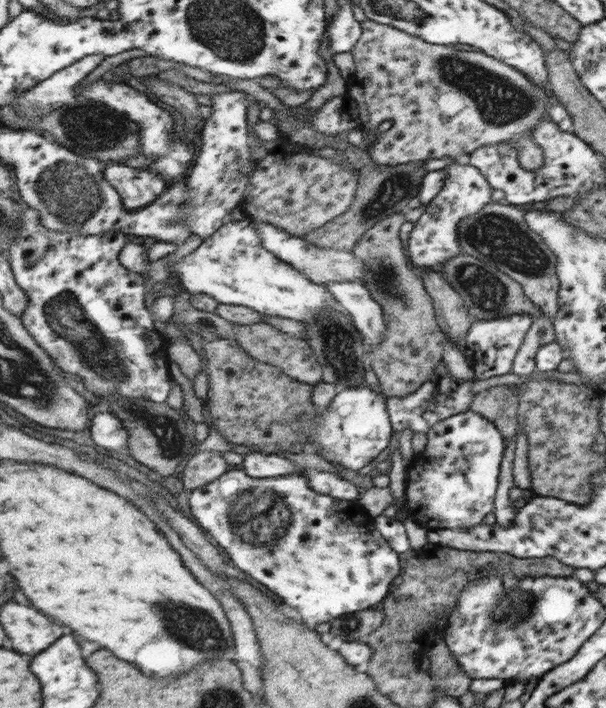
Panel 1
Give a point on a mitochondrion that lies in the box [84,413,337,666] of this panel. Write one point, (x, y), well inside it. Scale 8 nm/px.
(259, 517)

